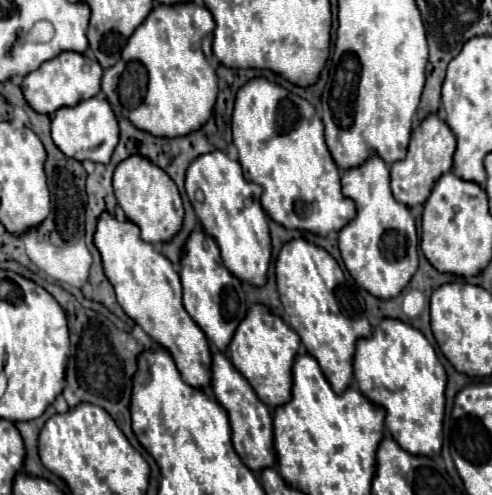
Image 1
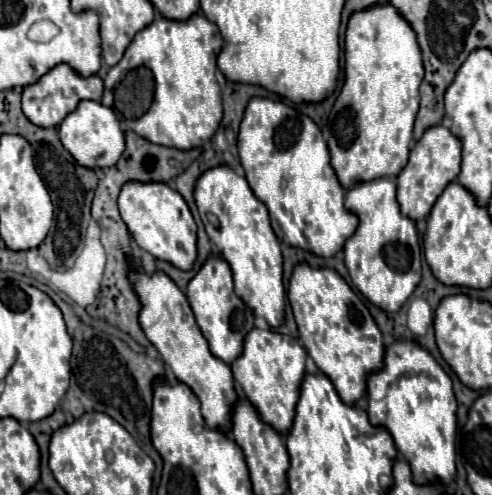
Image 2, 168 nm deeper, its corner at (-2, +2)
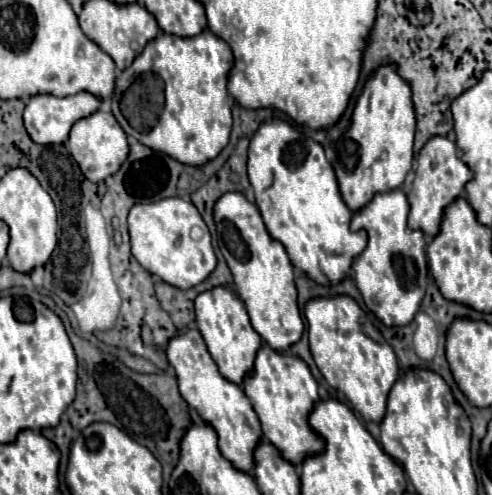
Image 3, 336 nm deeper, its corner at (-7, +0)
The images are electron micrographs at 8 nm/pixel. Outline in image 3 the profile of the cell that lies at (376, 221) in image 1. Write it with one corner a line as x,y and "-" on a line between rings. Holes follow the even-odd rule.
402,188
376,194
366,206
352,214
352,230
364,228
368,232
368,244
364,252
354,260
354,280
368,306
386,326
404,326
414,320
420,308
424,290
428,284
426,242
420,230
412,230
406,224
408,200

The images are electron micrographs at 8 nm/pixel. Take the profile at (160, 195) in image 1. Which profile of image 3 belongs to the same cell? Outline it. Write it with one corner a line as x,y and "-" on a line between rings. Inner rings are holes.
164,198
152,204
134,204
128,214
128,230
134,258
150,274
172,282
172,286
196,286
216,268
210,232
190,200

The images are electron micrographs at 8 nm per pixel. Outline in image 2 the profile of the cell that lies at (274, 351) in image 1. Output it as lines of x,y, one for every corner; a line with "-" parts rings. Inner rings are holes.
253,328
243,344
243,354
231,364
237,388
257,410
257,416
275,432
287,434
291,428
291,416
295,416
295,400
299,400
299,380
305,376
305,350
303,346
287,334
277,334
273,330

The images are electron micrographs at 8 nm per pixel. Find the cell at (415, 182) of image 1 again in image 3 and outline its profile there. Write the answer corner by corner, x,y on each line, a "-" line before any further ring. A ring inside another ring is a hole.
446,136
430,138
418,154
416,176
412,182
412,190
408,192
408,204
410,204
408,226
412,230
422,230
422,232
434,236
440,228
440,218
442,218
444,208
464,192
464,186
470,178
472,178
472,172
460,158
458,146
452,140
448,140

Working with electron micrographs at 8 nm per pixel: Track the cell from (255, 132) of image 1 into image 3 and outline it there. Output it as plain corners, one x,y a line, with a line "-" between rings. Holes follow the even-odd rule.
282,118
264,120
250,140
248,178
254,188
256,206
264,218
268,232
272,234
272,238
276,238
284,244
292,264
296,268
300,268
302,272
306,272
306,276
310,276
318,284
340,282
346,276
346,272
350,270
354,258
364,250
366,232
350,230
352,210
342,200
342,194
340,194
338,182
336,182
336,174
332,170
332,164
326,160
322,144
296,132
296,128
290,126

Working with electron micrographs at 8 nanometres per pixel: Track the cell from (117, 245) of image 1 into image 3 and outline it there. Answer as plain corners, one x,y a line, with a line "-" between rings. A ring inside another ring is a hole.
196,328
176,332
168,340
166,356
176,370
180,394
184,396
188,406
192,406
198,412
198,416
218,432
220,452
234,466
240,466
240,470
252,470
252,446
256,446
256,442
262,438
262,430
256,412
252,410
252,404
248,402
242,386
226,380
218,372
218,366
212,360
204,344
204,338

